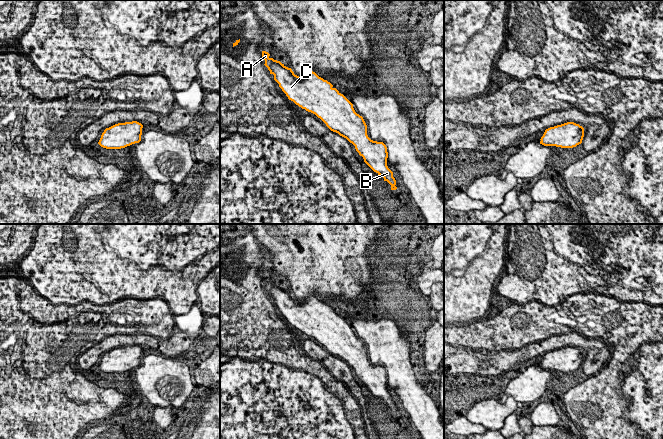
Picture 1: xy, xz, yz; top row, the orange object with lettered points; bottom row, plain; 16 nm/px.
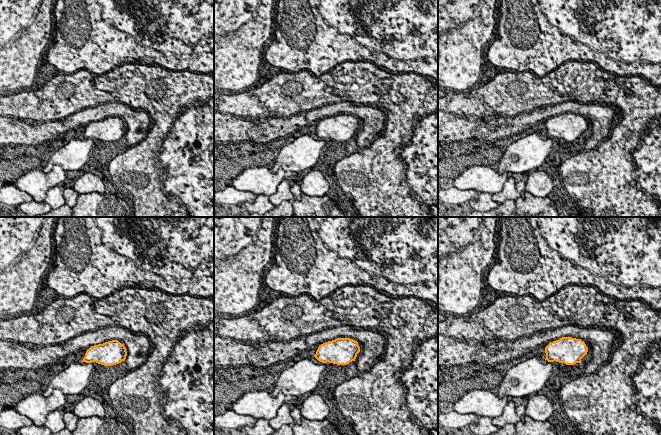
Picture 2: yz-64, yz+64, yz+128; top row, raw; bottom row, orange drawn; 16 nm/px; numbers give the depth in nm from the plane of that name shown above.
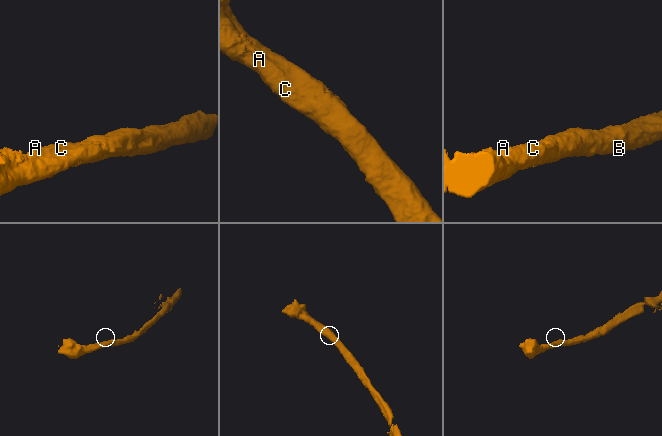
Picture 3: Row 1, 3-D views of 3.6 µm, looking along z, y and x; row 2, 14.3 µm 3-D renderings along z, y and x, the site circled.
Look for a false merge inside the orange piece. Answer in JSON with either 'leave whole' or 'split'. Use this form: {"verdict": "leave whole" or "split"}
{"verdict": "leave whole"}

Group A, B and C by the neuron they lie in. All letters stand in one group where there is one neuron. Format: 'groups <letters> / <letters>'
groups A B C

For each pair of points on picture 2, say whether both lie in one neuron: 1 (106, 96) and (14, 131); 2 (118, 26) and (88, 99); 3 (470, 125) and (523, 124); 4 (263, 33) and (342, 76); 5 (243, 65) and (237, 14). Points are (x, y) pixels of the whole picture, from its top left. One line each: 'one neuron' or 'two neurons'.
1: two neurons
2: two neurons
3: one neuron
4: two neurons
5: one neuron

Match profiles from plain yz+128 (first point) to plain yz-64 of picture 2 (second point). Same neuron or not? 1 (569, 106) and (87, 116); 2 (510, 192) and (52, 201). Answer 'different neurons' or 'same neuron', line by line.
1: same neuron
2: same neuron

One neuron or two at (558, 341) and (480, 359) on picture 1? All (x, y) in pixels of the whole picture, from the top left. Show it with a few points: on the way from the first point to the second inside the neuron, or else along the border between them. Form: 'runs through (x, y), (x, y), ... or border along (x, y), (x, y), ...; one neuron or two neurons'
runs through (539, 349), (521, 359), (499, 359); one neuron

